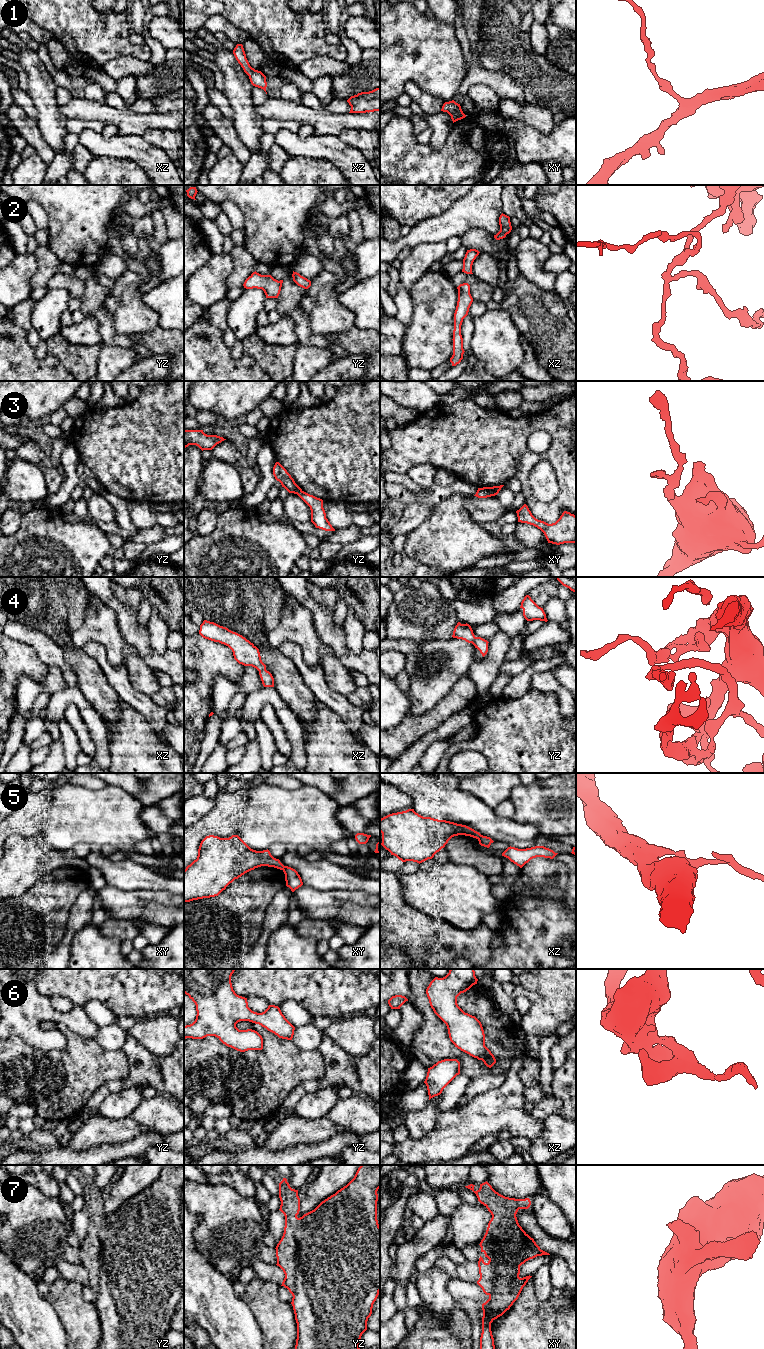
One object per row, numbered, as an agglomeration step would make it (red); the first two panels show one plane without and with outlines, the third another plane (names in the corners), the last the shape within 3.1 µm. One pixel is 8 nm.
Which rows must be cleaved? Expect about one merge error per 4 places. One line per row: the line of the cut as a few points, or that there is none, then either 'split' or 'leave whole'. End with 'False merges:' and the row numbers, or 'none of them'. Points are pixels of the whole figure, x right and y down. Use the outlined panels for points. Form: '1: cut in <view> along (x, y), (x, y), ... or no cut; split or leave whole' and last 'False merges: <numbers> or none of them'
1: no cut; leave whole
2: no cut; leave whole
3: no cut; leave whole
4: no cut; leave whole
5: cut in xy along (284, 866), (282, 869); split
6: no cut; leave whole
7: no cut; leave whole
False merges: 5

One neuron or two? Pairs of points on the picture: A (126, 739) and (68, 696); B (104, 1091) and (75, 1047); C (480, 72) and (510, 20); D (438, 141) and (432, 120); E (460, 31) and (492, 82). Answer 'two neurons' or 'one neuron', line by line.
A: two neurons
B: two neurons
C: two neurons
D: one neuron
E: one neuron

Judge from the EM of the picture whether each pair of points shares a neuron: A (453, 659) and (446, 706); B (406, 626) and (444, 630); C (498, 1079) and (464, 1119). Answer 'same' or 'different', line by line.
A: different
B: same
C: different

